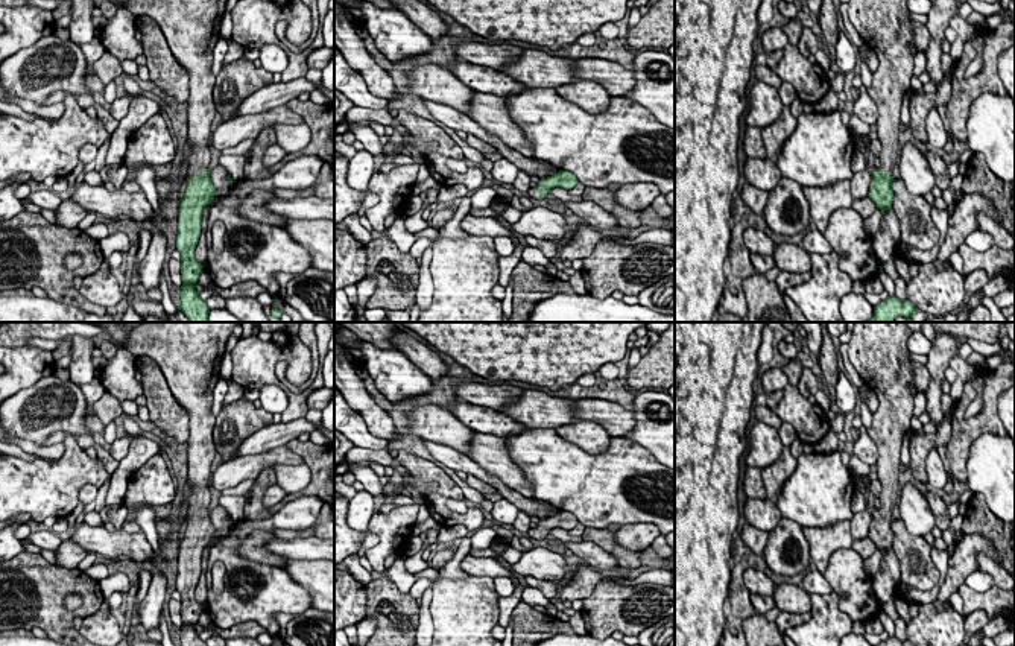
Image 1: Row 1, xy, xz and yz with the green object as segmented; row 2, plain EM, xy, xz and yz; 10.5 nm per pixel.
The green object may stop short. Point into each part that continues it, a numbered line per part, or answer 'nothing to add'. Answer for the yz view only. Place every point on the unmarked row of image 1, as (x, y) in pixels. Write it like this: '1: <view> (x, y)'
1: yz (879, 351)

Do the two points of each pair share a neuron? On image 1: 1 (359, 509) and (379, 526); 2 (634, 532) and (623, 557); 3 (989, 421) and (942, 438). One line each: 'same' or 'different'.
1: different
2: different
3: different

